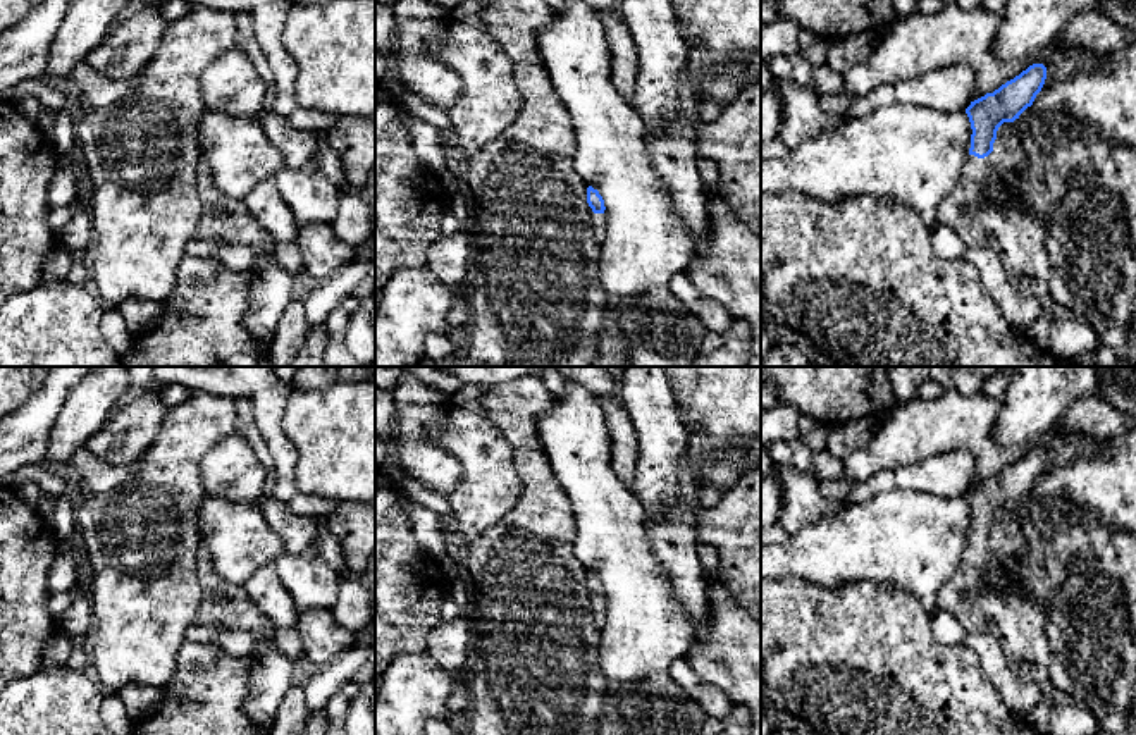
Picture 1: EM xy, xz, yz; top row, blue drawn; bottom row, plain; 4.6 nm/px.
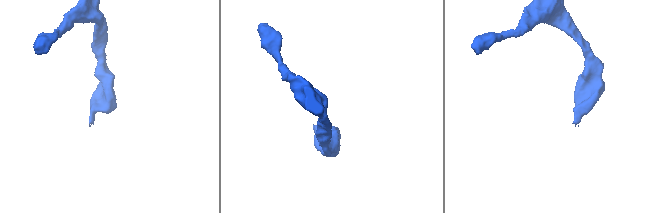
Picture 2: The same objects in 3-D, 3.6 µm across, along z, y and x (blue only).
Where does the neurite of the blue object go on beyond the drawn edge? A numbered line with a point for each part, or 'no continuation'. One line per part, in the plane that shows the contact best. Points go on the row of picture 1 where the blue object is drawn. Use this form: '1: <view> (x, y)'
1: yz (981, 212)

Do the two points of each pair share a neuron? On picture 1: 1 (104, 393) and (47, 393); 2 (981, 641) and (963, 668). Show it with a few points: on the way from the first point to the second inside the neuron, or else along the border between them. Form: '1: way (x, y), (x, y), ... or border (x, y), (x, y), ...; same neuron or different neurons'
1: border (78, 384), (71, 389), (50, 429); different neurons
2: border (961, 642), (976, 654), (983, 673), (995, 685); different neurons

